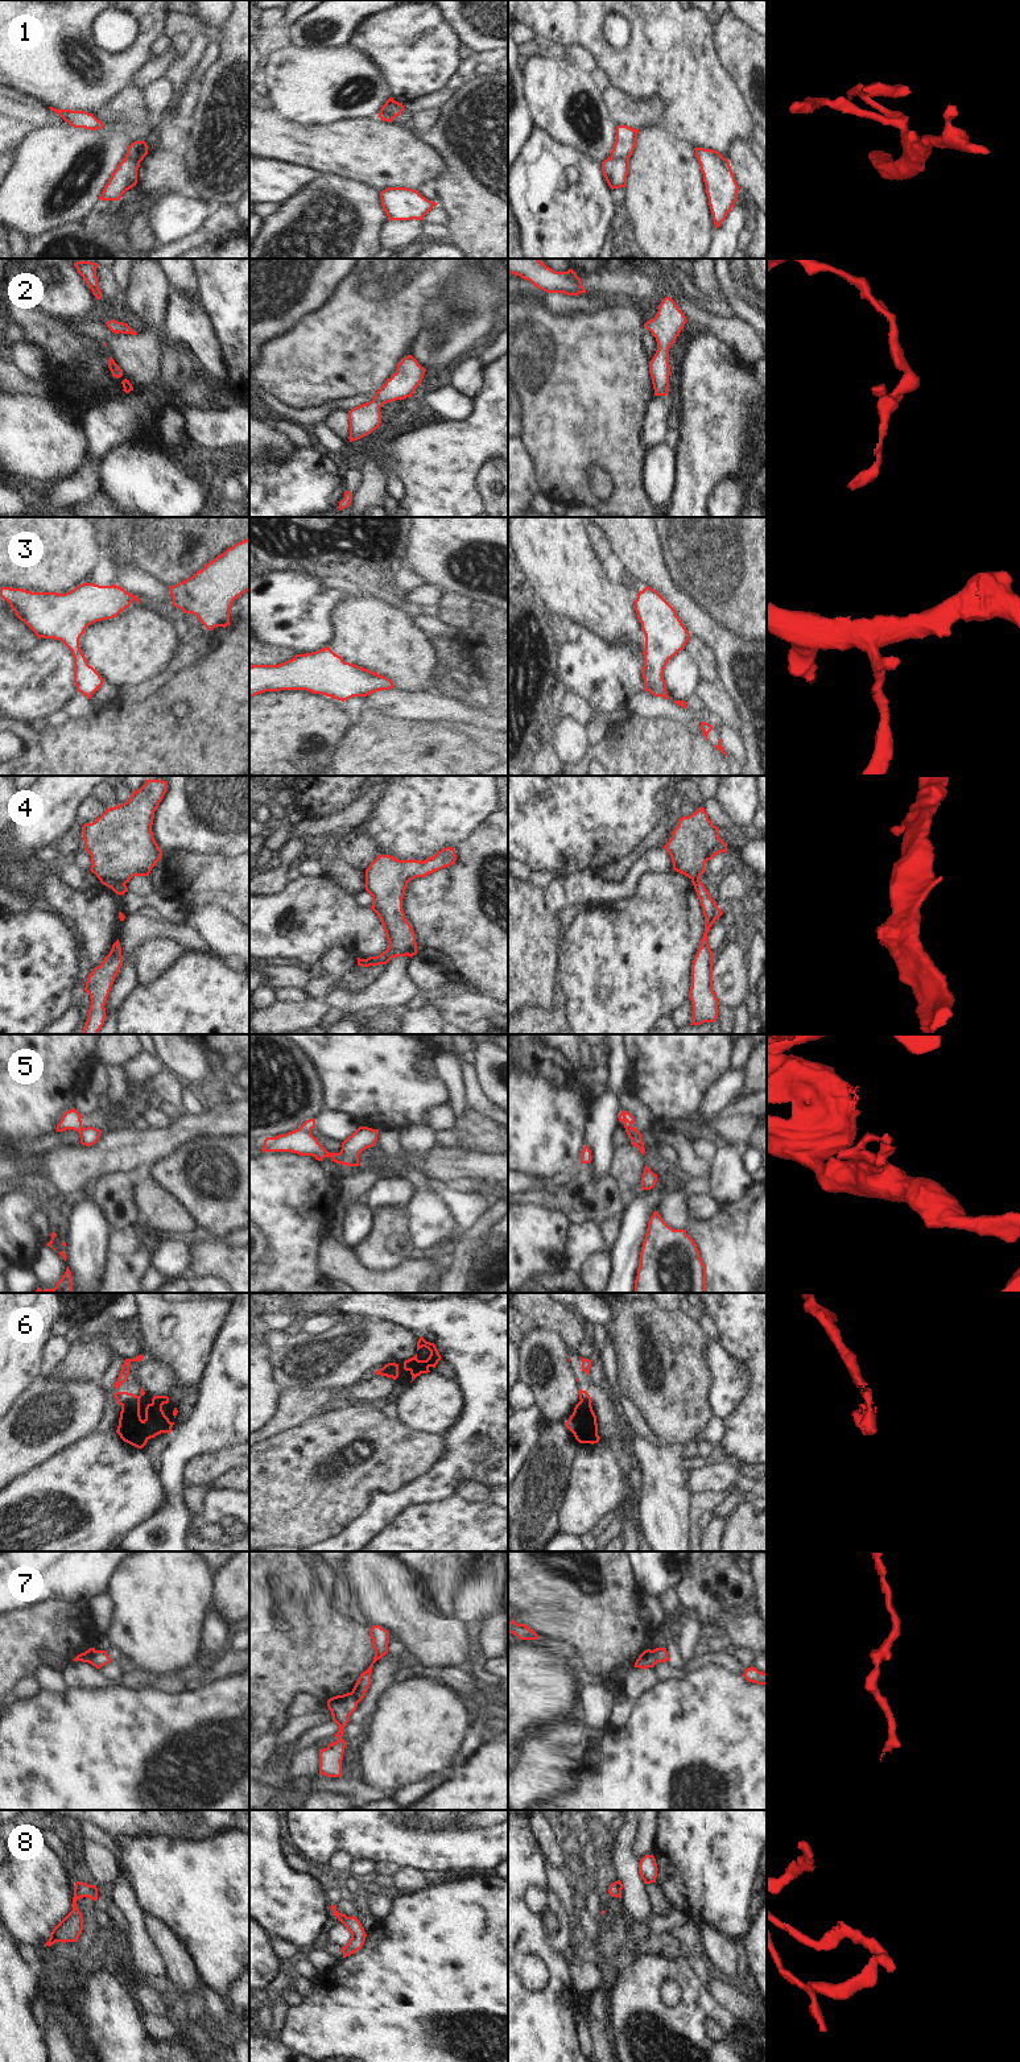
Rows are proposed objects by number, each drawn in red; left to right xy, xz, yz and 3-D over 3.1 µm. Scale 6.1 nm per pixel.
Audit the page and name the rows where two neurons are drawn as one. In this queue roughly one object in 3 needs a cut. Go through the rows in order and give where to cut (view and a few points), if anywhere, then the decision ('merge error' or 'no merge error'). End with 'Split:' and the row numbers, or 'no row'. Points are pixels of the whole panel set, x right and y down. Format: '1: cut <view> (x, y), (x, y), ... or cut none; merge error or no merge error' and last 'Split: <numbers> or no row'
1: cut yz (611, 156), (619, 160), (628, 160); merge error
2: cut none; no merge error
3: cut none; no merge error
4: cut xy (100, 879), (124, 884); merge error
5: cut xz (339, 1153), (334, 1161); merge error
6: cut xy (139, 1399), (127, 1401), (122, 1406); merge error
7: cut xy (95, 1651), (89, 1662); merge error
8: cut none; no merge error
Split: 1, 4, 5, 6, 7

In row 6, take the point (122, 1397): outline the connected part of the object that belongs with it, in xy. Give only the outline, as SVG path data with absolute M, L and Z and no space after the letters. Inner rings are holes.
M141 1388L140 1394L135 1396L133 1393L128 1392L116 1392L115 1398L119 1405L125 1405L127 1402L140 1400L145 1394L144 1389Z

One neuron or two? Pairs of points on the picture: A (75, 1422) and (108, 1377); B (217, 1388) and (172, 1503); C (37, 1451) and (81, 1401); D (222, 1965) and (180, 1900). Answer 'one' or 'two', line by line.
A: two
B: one
C: one
D: one

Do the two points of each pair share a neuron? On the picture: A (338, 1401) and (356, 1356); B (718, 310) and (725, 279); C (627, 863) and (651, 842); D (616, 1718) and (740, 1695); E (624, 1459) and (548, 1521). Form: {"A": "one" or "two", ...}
{"A": "two", "B": "two", "C": "one", "D": "two", "E": "two"}

